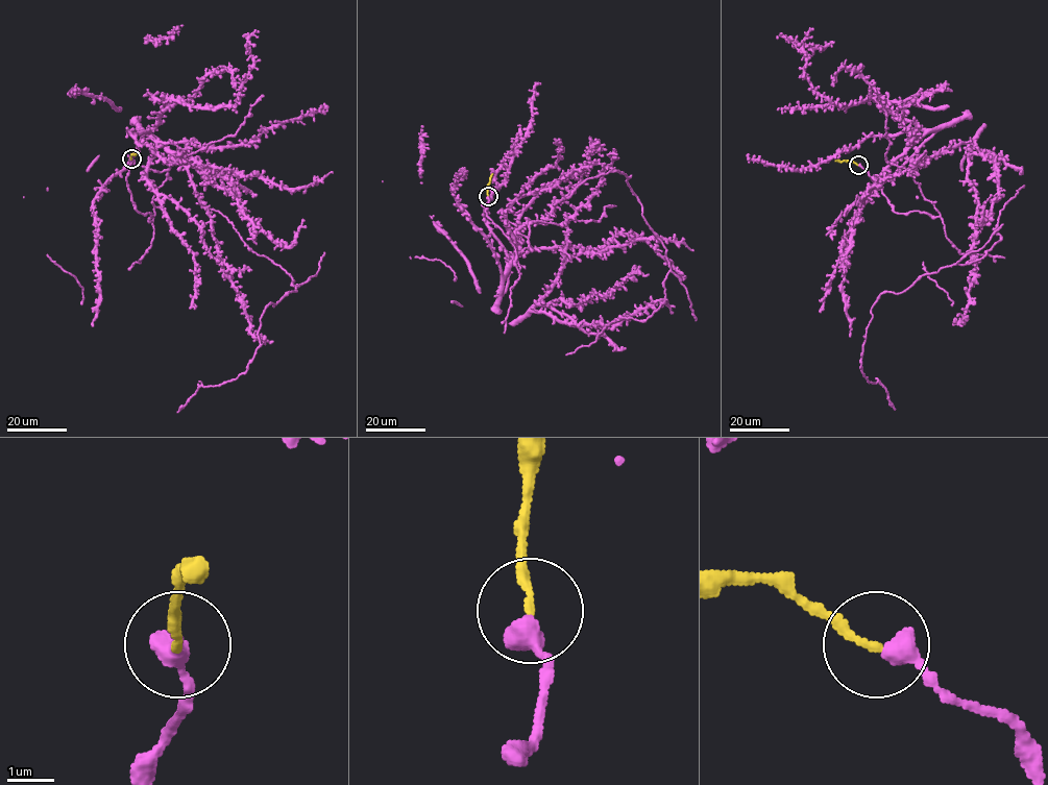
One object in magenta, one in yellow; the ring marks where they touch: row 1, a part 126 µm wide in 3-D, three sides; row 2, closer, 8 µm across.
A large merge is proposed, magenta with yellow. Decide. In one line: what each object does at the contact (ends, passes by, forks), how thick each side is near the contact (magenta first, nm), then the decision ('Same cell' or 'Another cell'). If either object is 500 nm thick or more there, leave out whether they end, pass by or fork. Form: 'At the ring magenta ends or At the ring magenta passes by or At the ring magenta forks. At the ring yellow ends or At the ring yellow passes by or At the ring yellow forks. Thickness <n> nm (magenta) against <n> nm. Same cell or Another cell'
At the ring magenta ends. At the ring yellow ends. Thickness 480 nm (magenta) against 200 nm. Same cell

